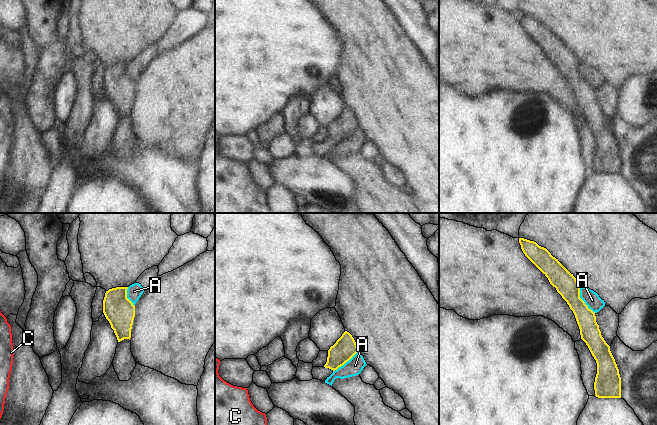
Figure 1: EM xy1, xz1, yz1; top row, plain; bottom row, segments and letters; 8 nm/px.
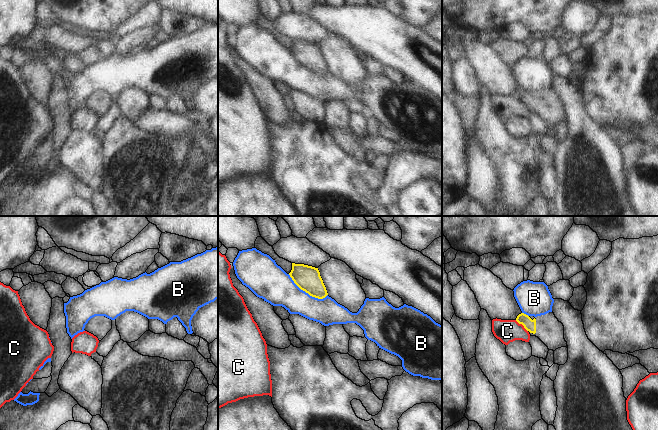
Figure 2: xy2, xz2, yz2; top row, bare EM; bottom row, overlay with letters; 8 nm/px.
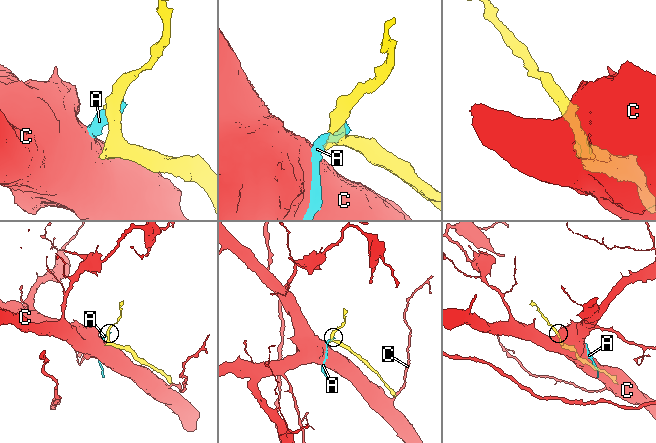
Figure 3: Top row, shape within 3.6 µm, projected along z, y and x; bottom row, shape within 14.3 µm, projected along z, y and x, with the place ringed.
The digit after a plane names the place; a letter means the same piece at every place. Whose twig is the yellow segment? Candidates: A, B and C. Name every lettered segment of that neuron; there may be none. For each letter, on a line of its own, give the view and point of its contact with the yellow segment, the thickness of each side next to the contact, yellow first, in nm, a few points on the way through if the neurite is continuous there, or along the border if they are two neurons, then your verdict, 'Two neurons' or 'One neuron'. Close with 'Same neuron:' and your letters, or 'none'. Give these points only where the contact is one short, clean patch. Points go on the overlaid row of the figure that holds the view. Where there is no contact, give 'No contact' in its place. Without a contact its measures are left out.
A: Touches yellow at yz1 (582, 300). Thickness 180 nm (yellow) against 120 nm. Boundary: yz1 (580, 286), (580, 298), (595, 312). Two neurons
B: Touches yellow at xz2 (307, 292). Thickness 200 nm (yellow) against 280 nm. Two neurons
C: Touches yellow at yz2 (522, 324). Thickness 100 nm (yellow) against 180 nm. Boundary: yz2 (515, 320), (527, 331). Two neurons
Same neuron: none.

